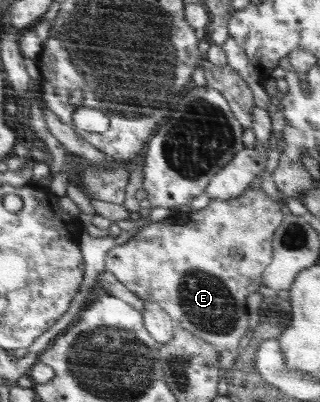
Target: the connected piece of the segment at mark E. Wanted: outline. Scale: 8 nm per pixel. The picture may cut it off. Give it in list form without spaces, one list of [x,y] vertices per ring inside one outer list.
[[[249,188],[229,201],[211,199],[205,208],[193,210],[193,216],[185,224],[173,224],[175,220],[168,217],[143,226],[127,242],[107,252],[105,269],[139,298],[161,306],[176,325],[213,344],[219,352],[237,352],[237,346],[241,346],[239,340],[247,330],[245,300],[261,284],[261,274],[265,274],[271,262],[271,236],[283,218],[281,202],[267,196],[262,188]]]

